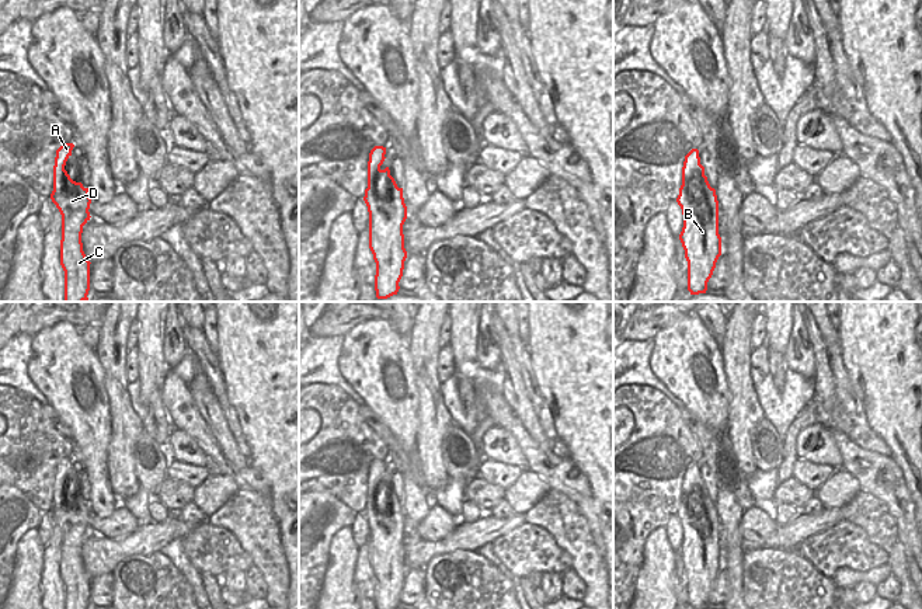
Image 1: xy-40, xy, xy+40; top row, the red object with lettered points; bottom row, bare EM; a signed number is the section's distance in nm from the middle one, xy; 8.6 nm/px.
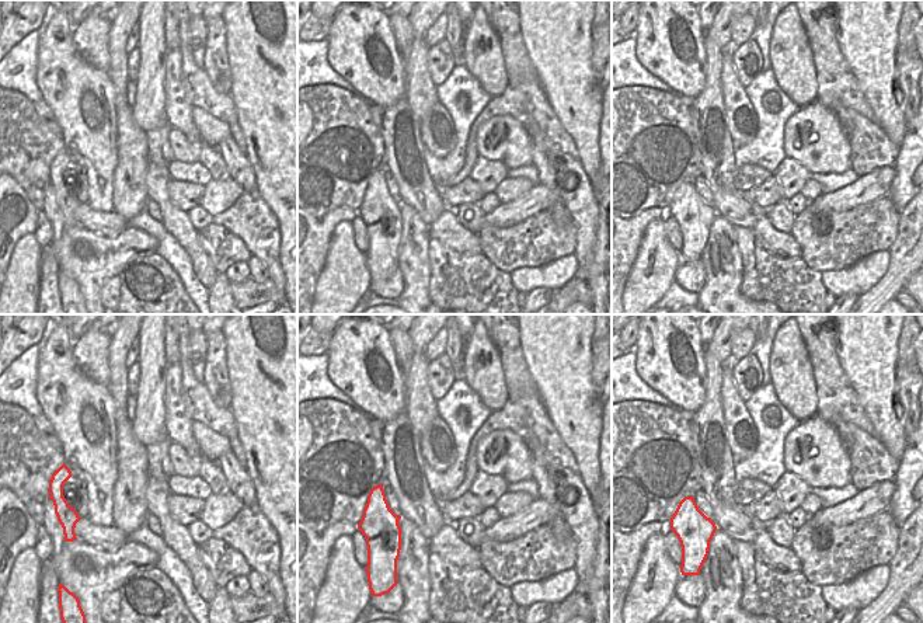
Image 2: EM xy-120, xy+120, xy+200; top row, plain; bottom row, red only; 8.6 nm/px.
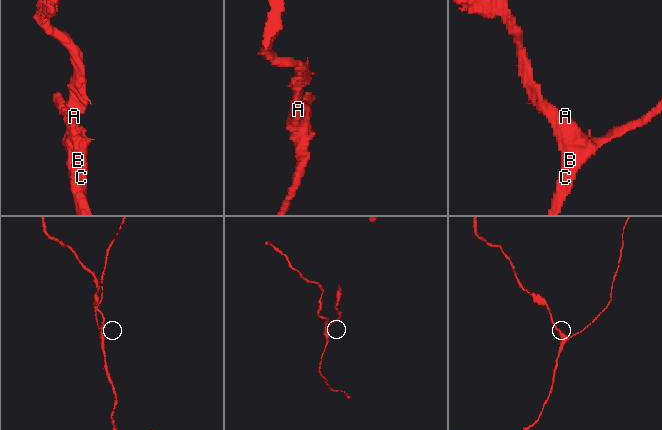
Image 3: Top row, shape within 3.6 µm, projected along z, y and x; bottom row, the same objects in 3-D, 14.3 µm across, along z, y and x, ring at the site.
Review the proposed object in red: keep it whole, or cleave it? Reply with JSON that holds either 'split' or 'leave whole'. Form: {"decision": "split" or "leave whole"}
{"decision": "leave whole"}

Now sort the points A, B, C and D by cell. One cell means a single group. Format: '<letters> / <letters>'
A B C D

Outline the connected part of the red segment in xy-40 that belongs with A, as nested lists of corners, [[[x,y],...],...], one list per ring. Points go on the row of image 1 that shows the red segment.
[[[63,143],[56,150],[52,202],[62,215],[60,265],[65,271],[65,302],[88,300],[90,261],[83,251],[83,226],[90,220],[88,188],[70,178],[65,170],[74,145]]]

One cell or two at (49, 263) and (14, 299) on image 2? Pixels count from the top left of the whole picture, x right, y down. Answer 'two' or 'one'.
two

